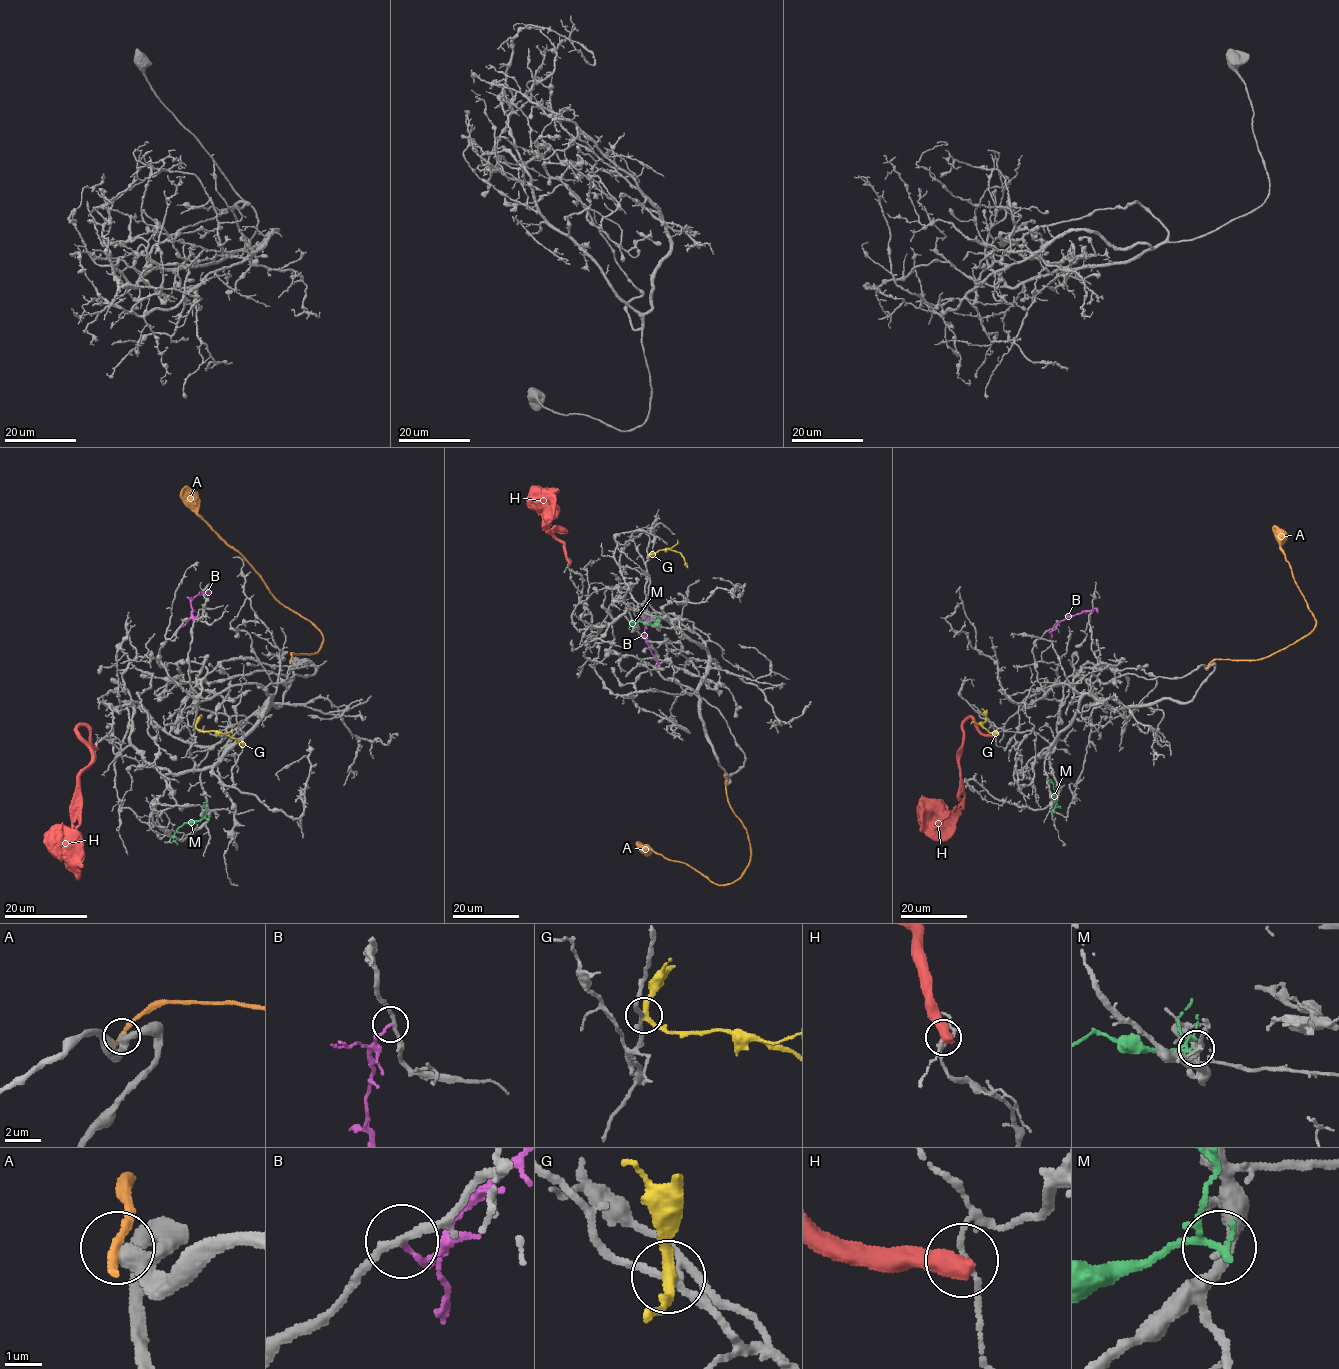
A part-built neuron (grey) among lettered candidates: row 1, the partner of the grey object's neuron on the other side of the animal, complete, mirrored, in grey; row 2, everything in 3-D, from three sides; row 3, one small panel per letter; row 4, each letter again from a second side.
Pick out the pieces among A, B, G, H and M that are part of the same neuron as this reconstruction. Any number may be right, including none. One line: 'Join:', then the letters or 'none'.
Join: none

